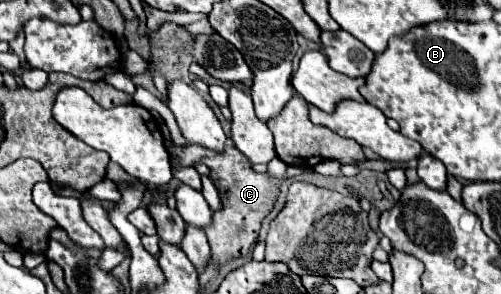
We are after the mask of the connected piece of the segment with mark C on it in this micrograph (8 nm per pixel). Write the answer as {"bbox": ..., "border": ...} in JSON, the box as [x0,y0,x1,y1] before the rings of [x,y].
{"bbox":[160,124,303,265],"border":[[[161,124],[160,130],[165,137],[169,138],[171,145],[173,145],[176,163],[181,166],[191,167],[193,167],[193,163],[205,163],[211,169],[209,177],[211,177],[211,181],[215,183],[215,187],[217,187],[217,191],[221,195],[223,209],[215,211],[211,225],[205,227],[205,235],[207,235],[209,245],[211,245],[209,263],[225,265],[229,261],[245,257],[249,253],[249,249],[257,243],[261,221],[267,217],[267,213],[273,209],[273,205],[277,201],[279,185],[287,177],[301,175],[303,169],[301,167],[287,167],[283,177],[271,177],[267,173],[253,171],[253,165],[249,163],[249,159],[245,159],[245,155],[241,155],[241,151],[237,151],[237,147],[233,147],[231,143],[221,153],[209,151],[209,149],[205,149],[201,145],[178,147],[172,142],[168,127],[165,124]]]}

